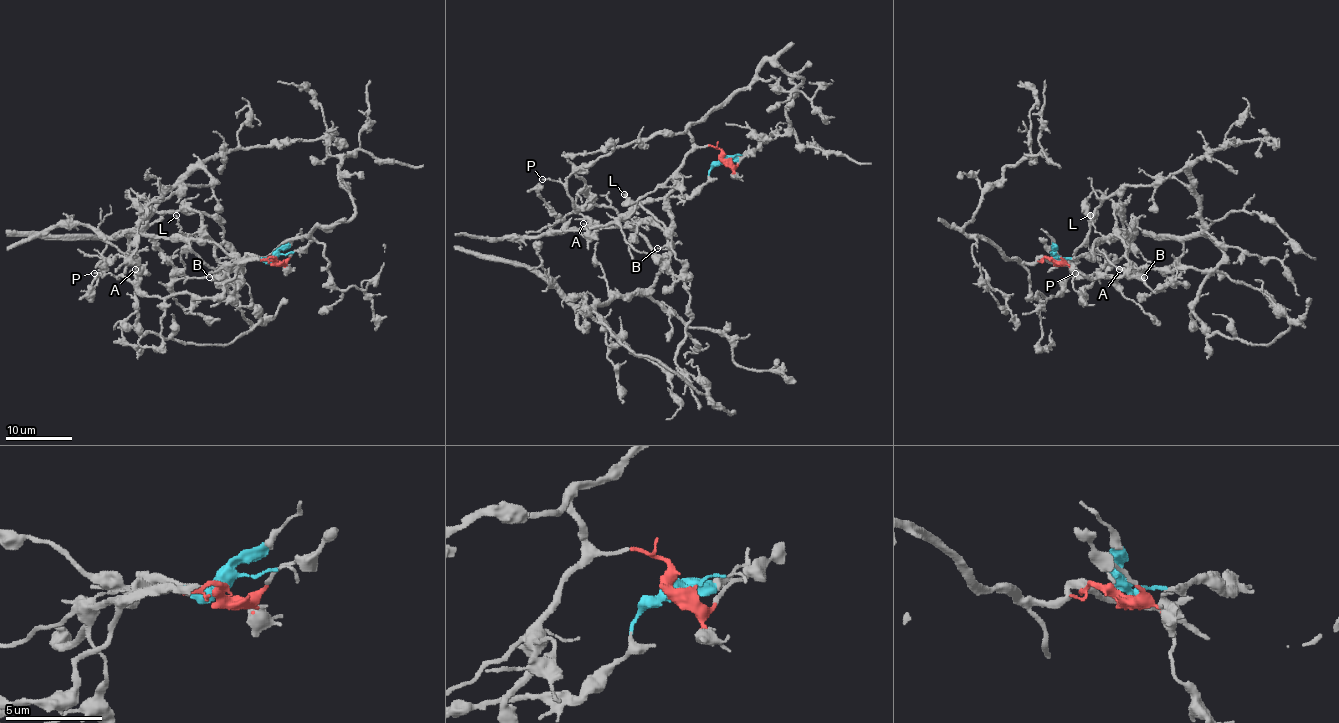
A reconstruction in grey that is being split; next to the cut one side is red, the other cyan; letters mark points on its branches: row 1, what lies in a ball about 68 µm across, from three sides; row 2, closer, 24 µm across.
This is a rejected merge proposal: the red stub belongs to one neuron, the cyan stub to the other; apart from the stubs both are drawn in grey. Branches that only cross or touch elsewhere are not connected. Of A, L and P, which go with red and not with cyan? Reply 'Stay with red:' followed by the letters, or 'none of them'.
Stay with red: P

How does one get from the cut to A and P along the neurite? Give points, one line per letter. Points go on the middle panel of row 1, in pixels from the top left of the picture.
A: (722, 158), (689, 196), (637, 204), (605, 225), (557, 231), (587, 236), (583, 223)
P: (722, 158), (717, 148), (697, 146), (687, 129), (627, 143), (597, 158), (563, 183), (541, 179)

